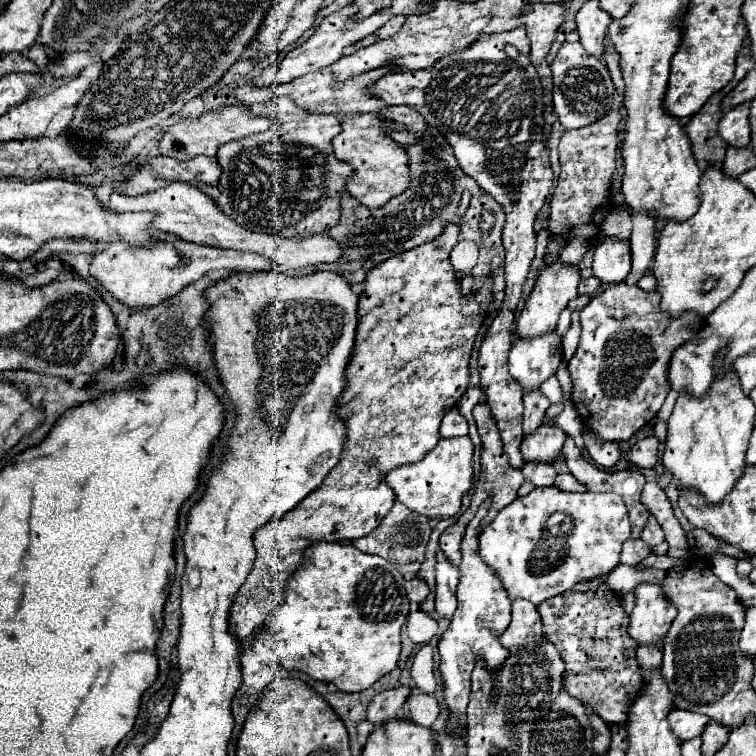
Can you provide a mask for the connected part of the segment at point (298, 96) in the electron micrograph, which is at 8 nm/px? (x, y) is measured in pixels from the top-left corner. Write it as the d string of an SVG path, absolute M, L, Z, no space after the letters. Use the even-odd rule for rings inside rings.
M387 61L383 67L379 69L373 69L373 71L367 71L363 75L357 75L357 77L351 77L351 79L345 79L345 81L337 81L333 79L333 71L329 67L321 69L321 71L315 71L315 73L307 73L299 79L295 79L293 83L289 85L269 85L269 87L253 87L253 85L243 85L239 89L235 89L235 97L243 103L243 105L253 105L253 103L267 103L271 97L275 95L289 95L293 97L299 105L303 105L305 109L311 109L311 113L325 113L325 115L341 115L341 117L351 117L351 115L363 115L363 113L373 113L377 115L377 119L385 121L385 123L401 123L401 125L407 125L409 131L415 135L415 137L423 137L425 131L429 131L429 125L425 123L423 117L419 117L419 111L417 109L411 109L411 107L399 107L399 105L387 105L383 101L379 101L379 97L373 97L369 93L371 85L377 83L383 75L391 73L395 69L395 63L393 61Z

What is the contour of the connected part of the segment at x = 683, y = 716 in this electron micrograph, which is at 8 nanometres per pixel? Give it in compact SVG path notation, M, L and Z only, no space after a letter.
M675 709L671 711L669 715L669 725L671 729L683 739L693 739L693 737L699 737L705 729L705 725L709 723L709 717L701 715L701 713L693 713L693 711L681 711L681 709Z

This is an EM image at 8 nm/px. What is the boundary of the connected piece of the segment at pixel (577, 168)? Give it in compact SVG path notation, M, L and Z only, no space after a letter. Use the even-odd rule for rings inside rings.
M609 111L587 127L563 133L559 143L561 175L555 193L551 197L551 217L549 217L551 219L549 229L555 235L563 233L565 239L581 235L589 239L599 231L603 217L611 211L609 205L605 205L605 201L611 185L611 175L617 165L615 155L619 149L619 139L617 139L619 123L621 115L617 111ZM563 225L567 227L563 229Z

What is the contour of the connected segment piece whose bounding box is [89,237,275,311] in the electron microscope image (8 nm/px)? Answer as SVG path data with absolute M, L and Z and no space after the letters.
M169 237L155 241L155 245L147 249L131 249L123 243L111 243L107 249L97 253L91 261L89 273L95 277L105 291L109 291L115 299L119 299L129 309L151 309L161 301L177 295L189 283L197 281L205 273L213 269L227 269L227 271L271 271L275 263L269 257L251 251L233 251L233 249L217 249L217 247L203 247L197 243L173 241Z

